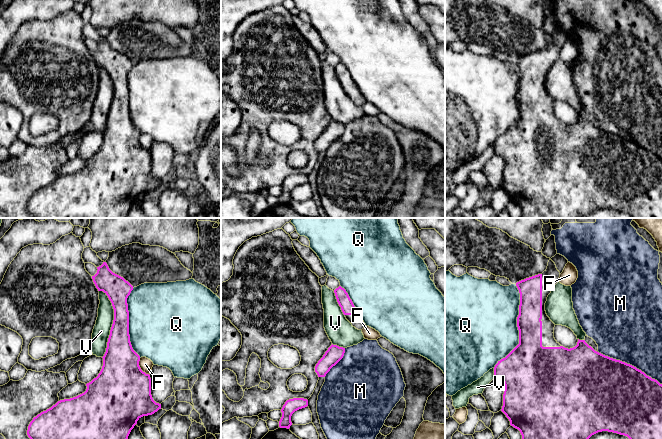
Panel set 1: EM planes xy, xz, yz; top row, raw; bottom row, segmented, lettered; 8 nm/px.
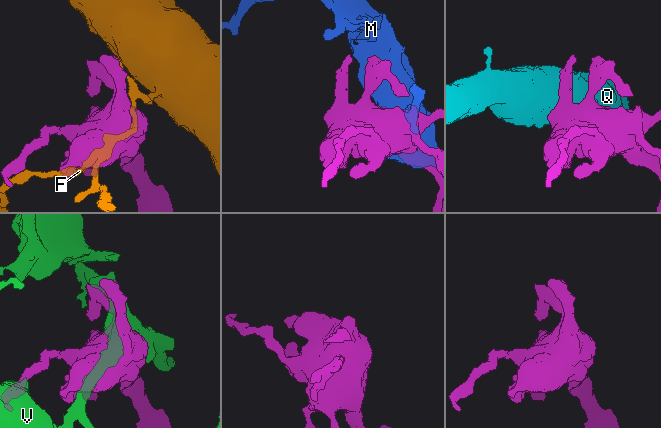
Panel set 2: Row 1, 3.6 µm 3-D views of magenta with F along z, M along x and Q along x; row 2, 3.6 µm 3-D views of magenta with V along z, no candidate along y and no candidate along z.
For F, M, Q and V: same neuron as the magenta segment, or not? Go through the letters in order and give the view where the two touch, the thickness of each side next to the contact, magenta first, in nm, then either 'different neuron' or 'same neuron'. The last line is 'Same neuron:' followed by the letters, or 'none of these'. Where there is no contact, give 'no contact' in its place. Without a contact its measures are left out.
F: xy | 480/100 nm | different neuron
M: yz | 500/480 nm | different neuron
Q: yz | 240/500 nm | different neuron
V: xy | 220/140 nm | different neuron
Same neuron: none of these

